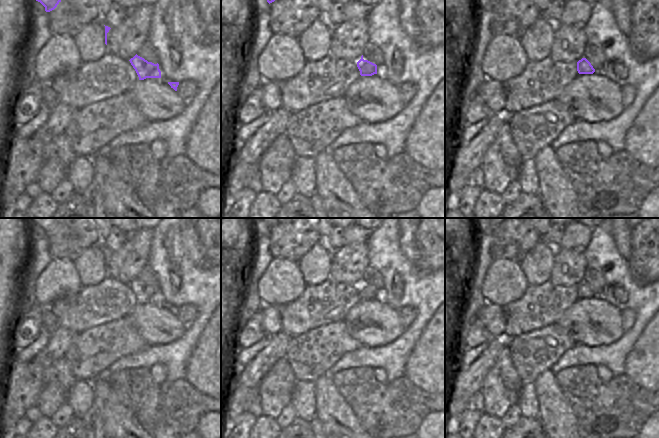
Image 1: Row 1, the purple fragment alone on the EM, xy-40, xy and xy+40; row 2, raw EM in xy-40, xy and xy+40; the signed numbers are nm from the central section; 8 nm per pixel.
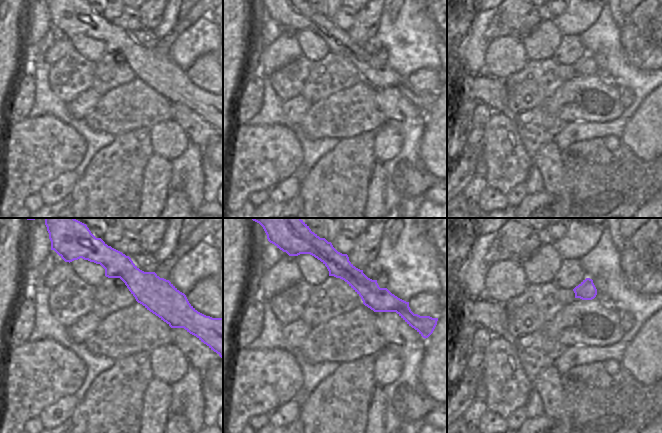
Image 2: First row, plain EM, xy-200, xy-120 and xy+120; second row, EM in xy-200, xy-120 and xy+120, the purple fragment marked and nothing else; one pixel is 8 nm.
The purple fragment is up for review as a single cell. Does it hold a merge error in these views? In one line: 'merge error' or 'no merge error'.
merge error

